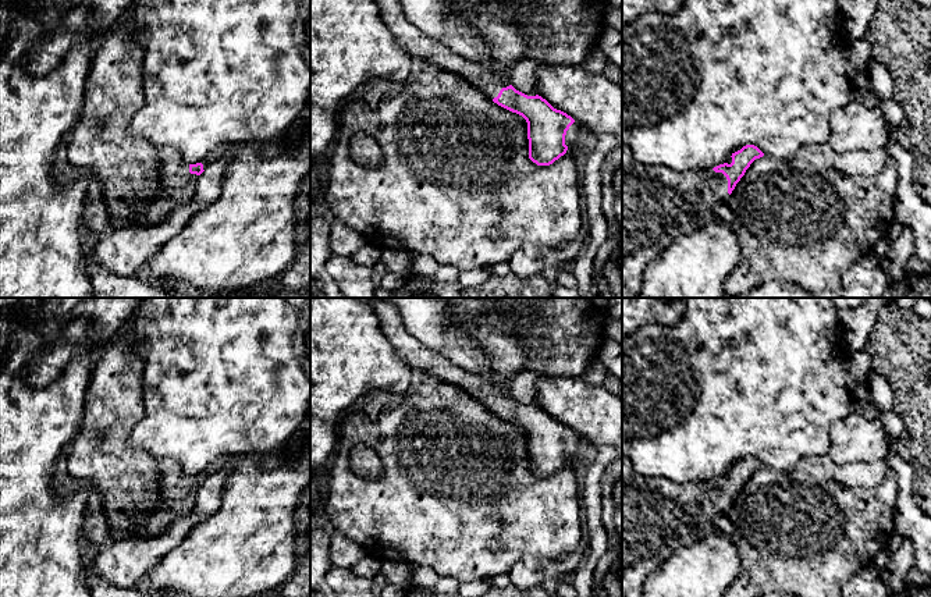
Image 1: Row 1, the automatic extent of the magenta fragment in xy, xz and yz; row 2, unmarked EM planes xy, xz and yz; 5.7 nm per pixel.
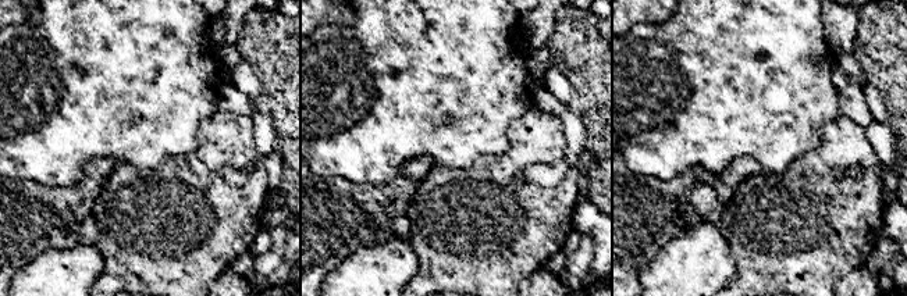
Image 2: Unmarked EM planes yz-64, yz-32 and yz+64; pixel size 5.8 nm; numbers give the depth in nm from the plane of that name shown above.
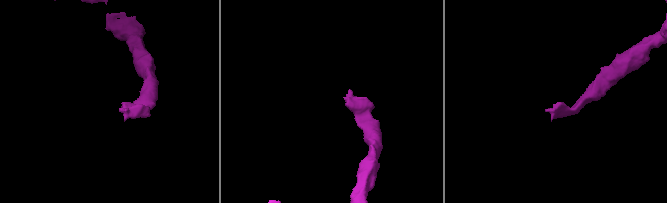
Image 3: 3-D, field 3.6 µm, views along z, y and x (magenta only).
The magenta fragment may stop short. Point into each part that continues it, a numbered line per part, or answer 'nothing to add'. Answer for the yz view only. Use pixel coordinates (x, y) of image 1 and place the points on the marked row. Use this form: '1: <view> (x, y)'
1: yz (658, 205)

